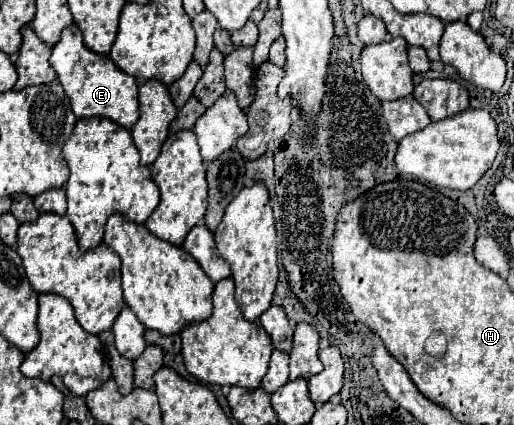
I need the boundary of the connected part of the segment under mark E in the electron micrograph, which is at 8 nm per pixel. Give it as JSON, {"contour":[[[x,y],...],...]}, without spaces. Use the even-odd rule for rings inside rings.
{"contour":[[[73,23],[71,27],[63,29],[59,43],[53,45],[51,67],[57,73],[59,83],[63,85],[65,93],[71,99],[71,107],[79,119],[83,117],[107,117],[119,123],[125,129],[131,129],[139,119],[139,103],[137,103],[137,81],[123,73],[115,63],[111,63],[109,55],[99,55],[83,43],[79,27]]]}

